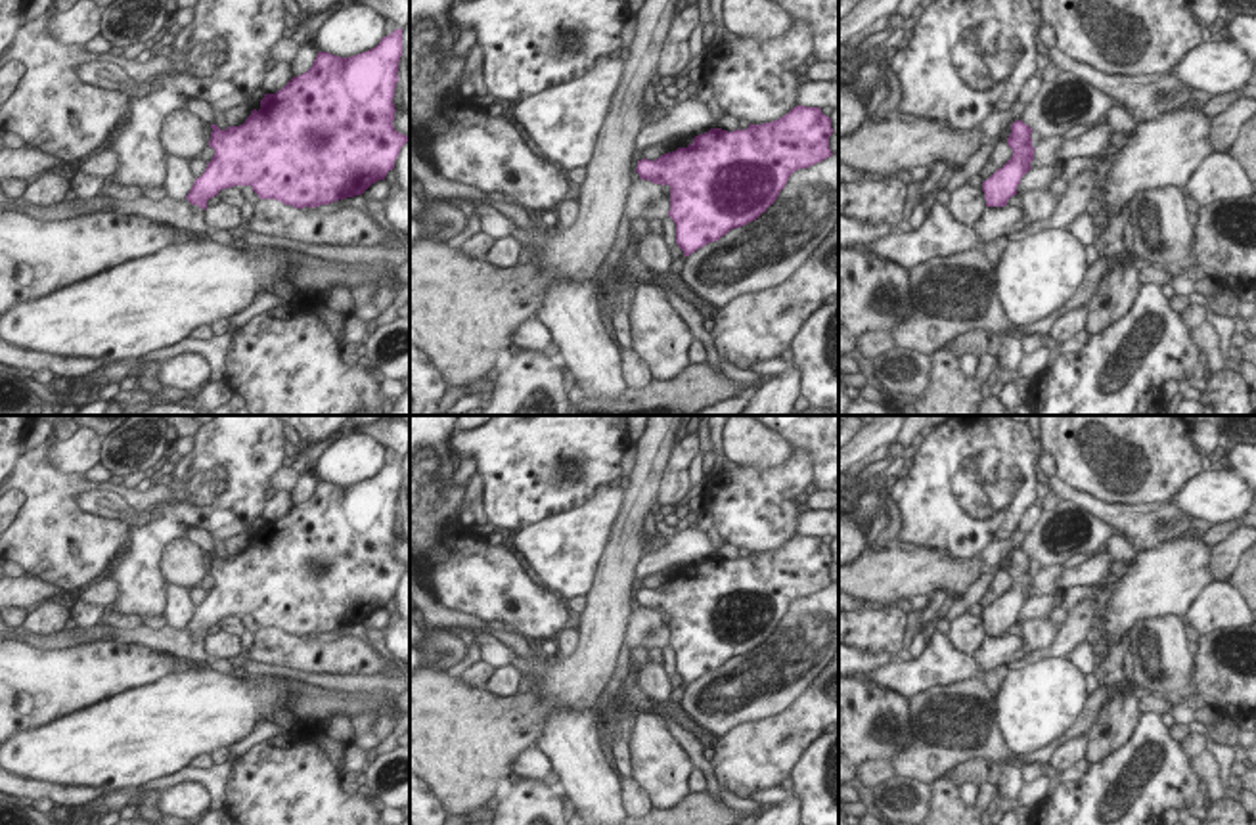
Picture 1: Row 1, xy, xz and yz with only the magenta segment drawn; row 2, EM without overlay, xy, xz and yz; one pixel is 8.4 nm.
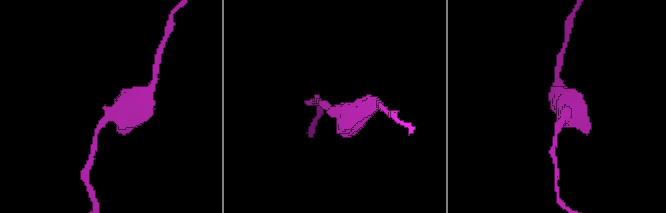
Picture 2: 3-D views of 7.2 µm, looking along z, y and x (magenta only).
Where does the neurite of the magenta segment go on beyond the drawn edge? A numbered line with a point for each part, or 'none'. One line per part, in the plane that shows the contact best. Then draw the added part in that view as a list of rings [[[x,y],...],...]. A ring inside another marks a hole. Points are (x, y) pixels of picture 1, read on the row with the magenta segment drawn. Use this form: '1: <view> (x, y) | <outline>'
none

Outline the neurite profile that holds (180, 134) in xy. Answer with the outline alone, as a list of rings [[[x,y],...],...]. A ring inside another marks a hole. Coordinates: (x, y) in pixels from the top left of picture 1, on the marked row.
[[[186,109],[170,111],[159,132],[165,153],[191,161],[207,147],[203,123]]]

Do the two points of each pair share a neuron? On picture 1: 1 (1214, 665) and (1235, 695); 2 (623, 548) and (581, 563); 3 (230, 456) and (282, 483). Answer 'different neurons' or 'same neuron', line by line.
1: same neuron
2: different neurons
3: different neurons

